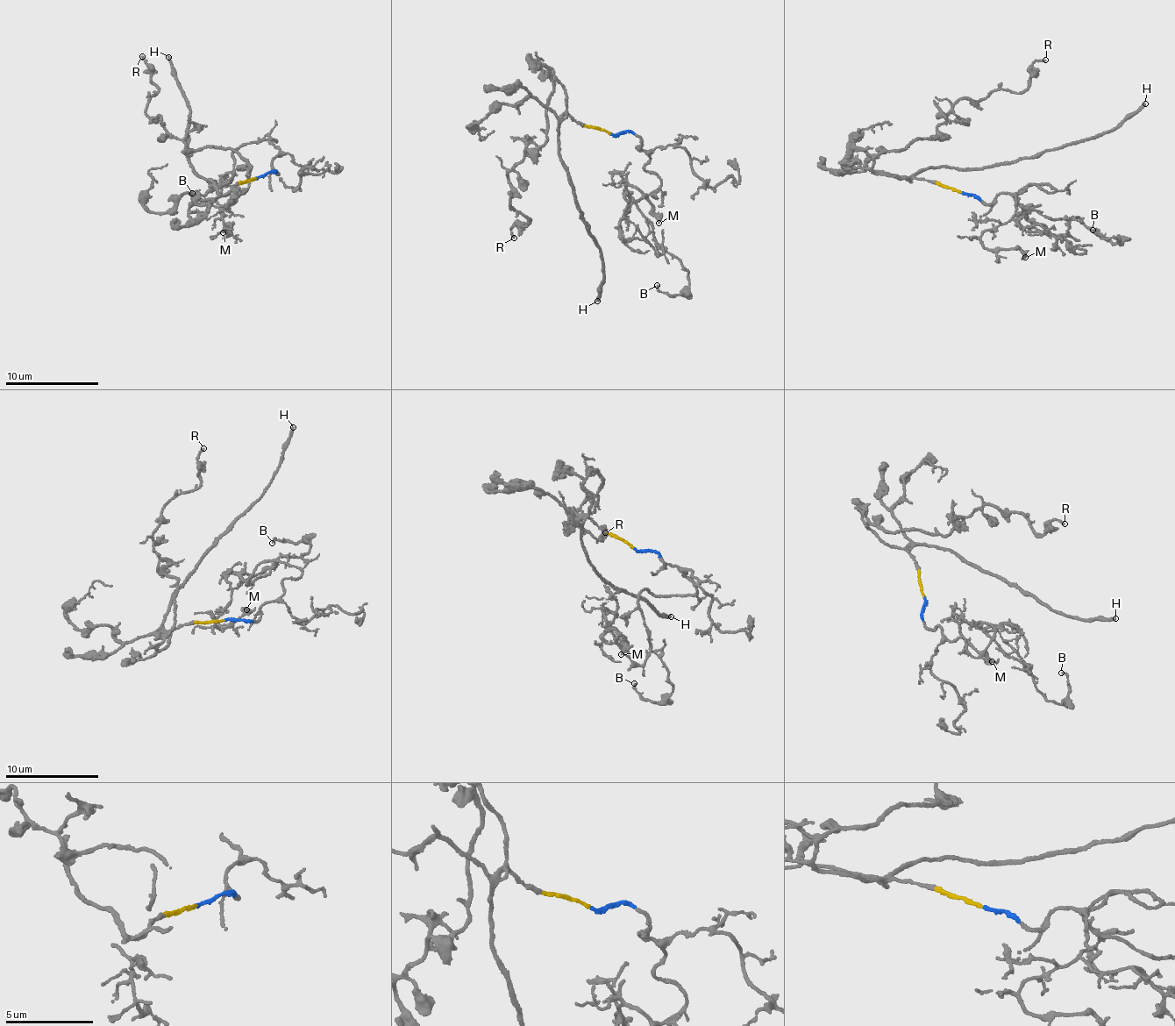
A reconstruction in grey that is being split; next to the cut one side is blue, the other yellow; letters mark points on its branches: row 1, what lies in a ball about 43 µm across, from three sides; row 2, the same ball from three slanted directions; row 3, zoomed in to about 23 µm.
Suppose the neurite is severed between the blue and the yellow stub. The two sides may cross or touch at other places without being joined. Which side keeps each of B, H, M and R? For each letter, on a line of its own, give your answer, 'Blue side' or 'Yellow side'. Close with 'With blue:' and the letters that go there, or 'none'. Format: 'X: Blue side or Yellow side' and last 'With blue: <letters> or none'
B: Blue side
H: Yellow side
M: Blue side
R: Yellow side
With blue: B, M

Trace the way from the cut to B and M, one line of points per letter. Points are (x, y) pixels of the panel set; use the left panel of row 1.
B: (257, 178), (278, 173), (276, 140), (234, 148), (232, 180), (192, 193)
M: (257, 178), (278, 173), (276, 140), (234, 148), (232, 180), (193, 205), (221, 204), (223, 232)

